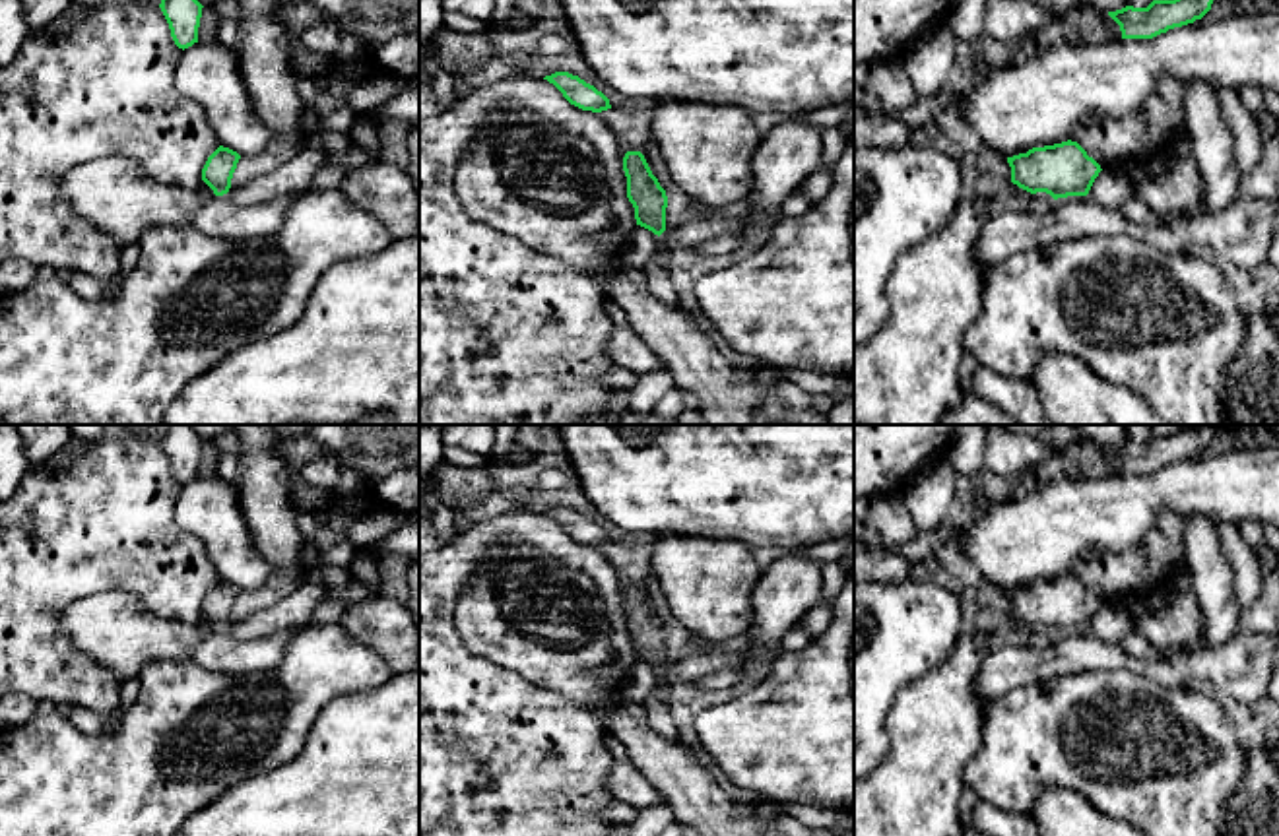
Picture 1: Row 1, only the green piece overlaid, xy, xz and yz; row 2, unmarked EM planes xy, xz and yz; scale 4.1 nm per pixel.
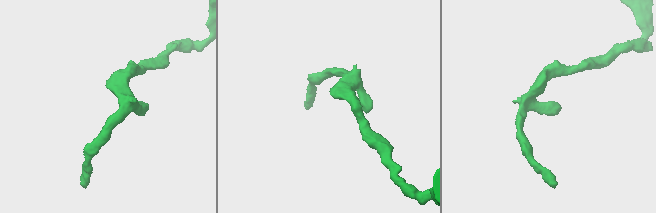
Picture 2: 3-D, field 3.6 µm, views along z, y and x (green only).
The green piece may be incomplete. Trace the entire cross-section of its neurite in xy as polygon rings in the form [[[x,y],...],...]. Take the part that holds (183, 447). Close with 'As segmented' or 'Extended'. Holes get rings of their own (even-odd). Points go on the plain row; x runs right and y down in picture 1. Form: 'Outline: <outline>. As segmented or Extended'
Outline: [[[165,425],[159,442],[179,483],[184,485],[198,477],[204,440],[188,425]]]. As segmented

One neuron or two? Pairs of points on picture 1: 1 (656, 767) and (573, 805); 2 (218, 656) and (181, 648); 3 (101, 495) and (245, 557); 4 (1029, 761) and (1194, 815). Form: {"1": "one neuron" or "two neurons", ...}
{"1": "two neurons", "2": "two neurons", "3": "two neurons", "4": "one neuron"}

